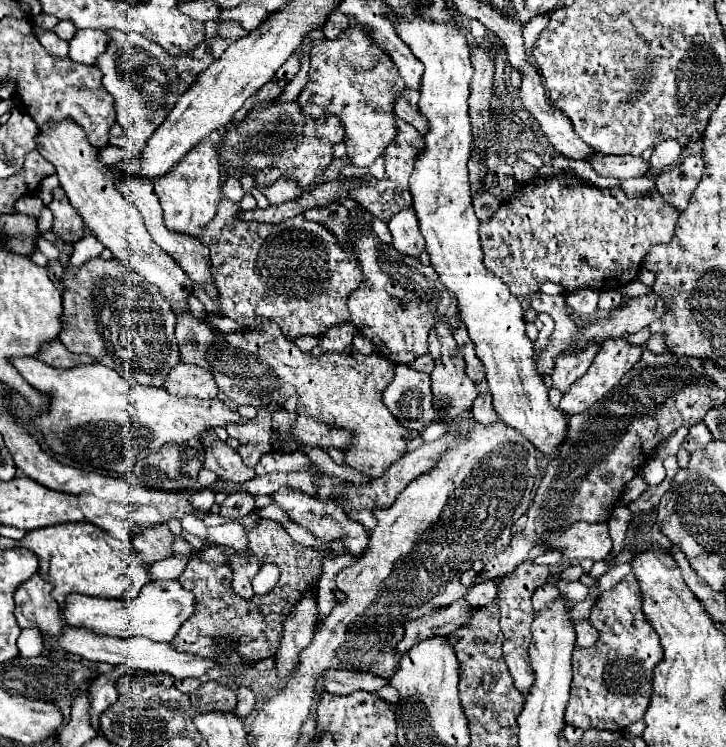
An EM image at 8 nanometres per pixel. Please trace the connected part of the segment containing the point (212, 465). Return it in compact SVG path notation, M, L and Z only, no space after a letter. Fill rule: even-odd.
M212 430L202 432L200 444L204 448L204 468L214 470L222 480L244 482L254 478L254 468L244 466L236 450L228 448Z

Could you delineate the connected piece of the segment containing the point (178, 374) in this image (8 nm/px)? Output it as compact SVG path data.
M178 364L174 366L166 380L164 388L170 394L180 394L180 396L194 396L194 398L214 398L218 394L218 386L210 370L194 366L194 364Z

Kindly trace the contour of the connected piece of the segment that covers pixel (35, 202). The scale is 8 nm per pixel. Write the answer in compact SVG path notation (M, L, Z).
M28 194L26 198L20 198L16 202L16 212L32 216L32 218L40 218L42 208L44 208L44 202L36 194Z

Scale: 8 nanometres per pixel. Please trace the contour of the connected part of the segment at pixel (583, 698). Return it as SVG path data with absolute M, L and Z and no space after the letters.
M628 574L620 584L612 590L604 592L594 604L588 620L598 630L598 642L590 648L576 648L572 654L572 690L570 702L566 706L566 724L578 726L582 730L600 728L600 730L624 730L636 720L642 720L642 714L648 706L650 698L650 674L656 662L662 660L662 646L656 630L642 618L642 596L638 594L638 582L634 582L634 574Z

